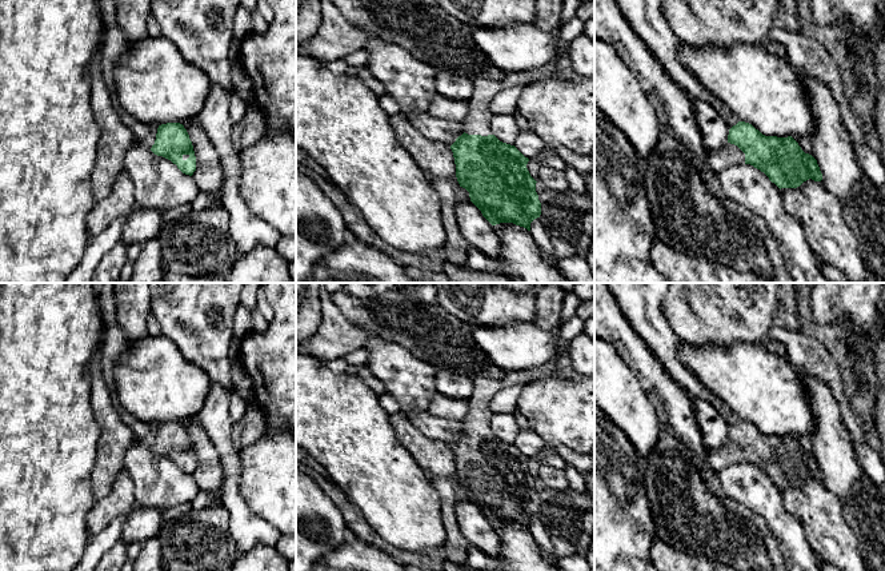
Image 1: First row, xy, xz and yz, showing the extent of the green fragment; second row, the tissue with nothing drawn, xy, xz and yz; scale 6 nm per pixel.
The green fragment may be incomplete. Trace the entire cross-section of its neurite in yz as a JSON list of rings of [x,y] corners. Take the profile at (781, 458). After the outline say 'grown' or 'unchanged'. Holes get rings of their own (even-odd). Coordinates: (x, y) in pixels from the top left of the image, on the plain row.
[[[745,420],[729,428],[728,442],[721,448],[706,447],[704,458],[714,471],[736,463],[750,463],[780,488],[797,487],[809,478],[822,479],[817,459],[805,452],[792,435],[765,435]]] | grown

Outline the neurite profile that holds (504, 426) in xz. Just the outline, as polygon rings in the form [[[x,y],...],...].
[[[493,414],[490,430],[500,440],[513,444],[518,434],[518,427],[513,414]]]

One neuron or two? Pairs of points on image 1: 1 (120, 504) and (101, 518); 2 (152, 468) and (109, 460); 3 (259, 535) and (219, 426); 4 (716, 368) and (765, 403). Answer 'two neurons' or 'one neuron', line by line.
1: one neuron
2: two neurons
3: one neuron
4: one neuron

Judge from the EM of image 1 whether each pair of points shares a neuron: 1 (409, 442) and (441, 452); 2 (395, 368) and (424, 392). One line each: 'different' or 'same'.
1: same
2: same

